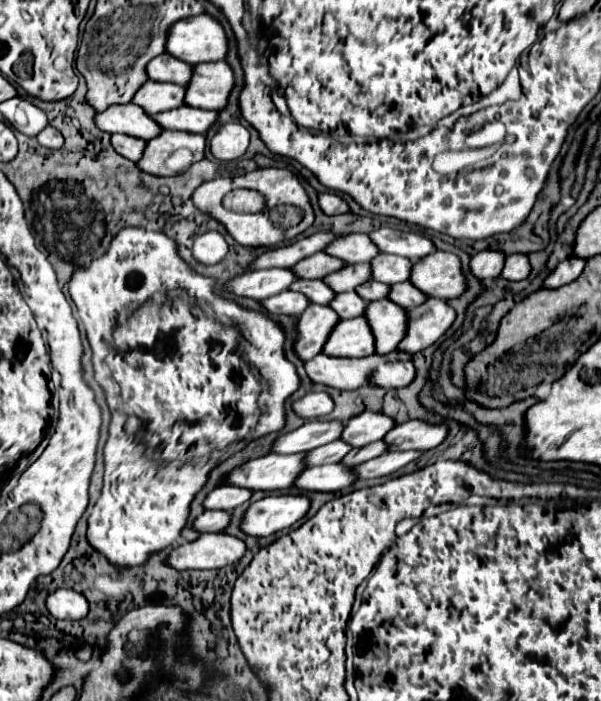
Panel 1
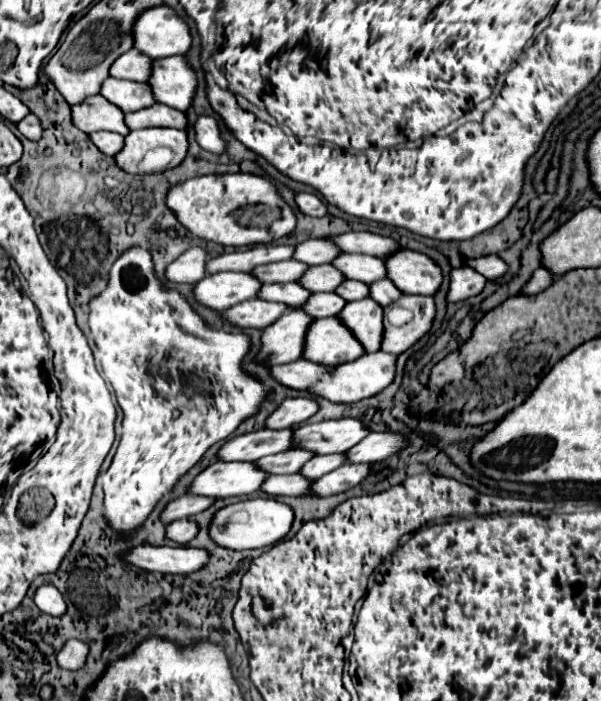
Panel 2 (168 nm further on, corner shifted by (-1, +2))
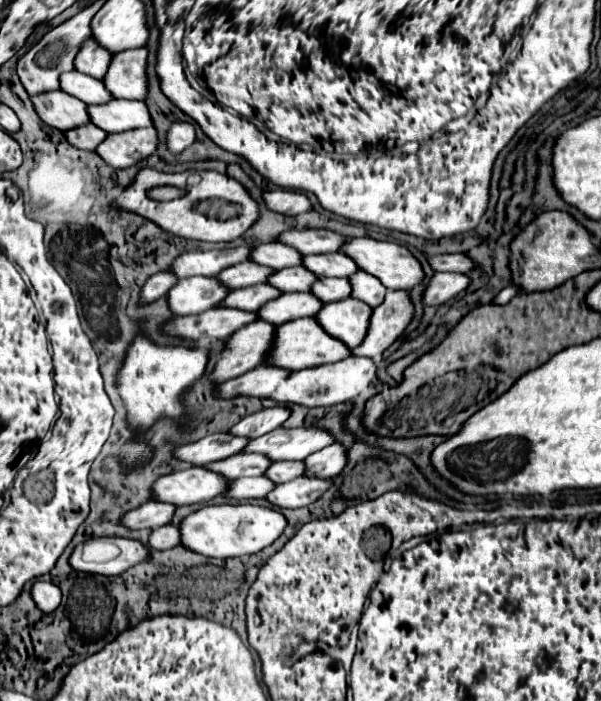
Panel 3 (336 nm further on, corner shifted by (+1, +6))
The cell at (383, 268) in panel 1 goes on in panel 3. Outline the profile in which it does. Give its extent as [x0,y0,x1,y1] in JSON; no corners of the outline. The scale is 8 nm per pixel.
[302,252,358,278]

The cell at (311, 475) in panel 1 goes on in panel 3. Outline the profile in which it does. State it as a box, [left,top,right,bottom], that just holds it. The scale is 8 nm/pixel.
[222,476,274,500]

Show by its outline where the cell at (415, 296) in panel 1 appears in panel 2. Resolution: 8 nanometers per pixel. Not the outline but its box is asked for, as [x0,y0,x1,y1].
[370,278,402,306]

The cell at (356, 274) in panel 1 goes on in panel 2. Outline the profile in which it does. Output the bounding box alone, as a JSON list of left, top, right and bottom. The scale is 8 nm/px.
[300,264,344,292]

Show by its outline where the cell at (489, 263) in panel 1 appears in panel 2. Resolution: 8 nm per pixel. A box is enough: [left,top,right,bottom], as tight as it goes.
[448,266,486,302]

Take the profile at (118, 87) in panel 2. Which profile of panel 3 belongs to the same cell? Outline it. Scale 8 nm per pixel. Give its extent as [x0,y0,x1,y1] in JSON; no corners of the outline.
[60,70,112,104]

